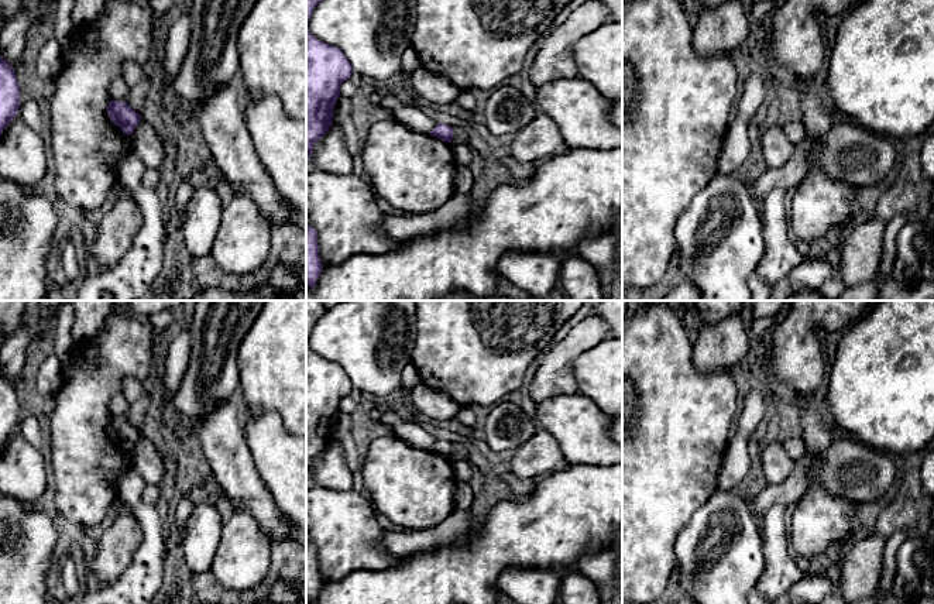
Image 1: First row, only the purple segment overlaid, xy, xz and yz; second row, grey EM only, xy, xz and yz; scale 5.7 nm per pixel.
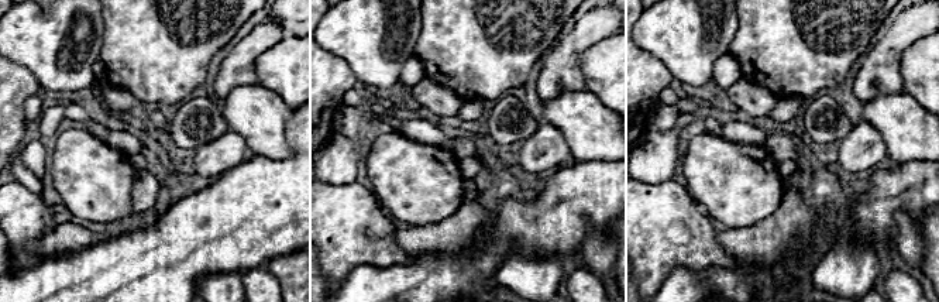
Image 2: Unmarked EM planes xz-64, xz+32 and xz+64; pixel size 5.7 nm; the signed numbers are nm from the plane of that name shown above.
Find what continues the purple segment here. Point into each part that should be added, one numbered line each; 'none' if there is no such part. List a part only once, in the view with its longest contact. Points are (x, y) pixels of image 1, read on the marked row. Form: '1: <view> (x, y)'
none

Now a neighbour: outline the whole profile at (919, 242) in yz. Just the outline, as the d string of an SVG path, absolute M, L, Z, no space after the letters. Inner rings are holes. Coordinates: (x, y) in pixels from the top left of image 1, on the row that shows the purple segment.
M934 207L926 210L921 217L924 227L913 238L913 250L920 257L926 250L926 236L934 227Z

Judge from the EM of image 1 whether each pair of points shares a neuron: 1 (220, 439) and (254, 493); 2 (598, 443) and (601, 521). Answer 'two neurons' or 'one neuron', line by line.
1: one neuron
2: two neurons

